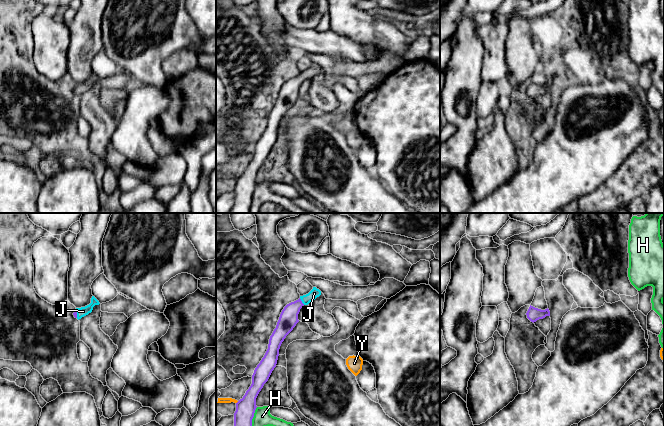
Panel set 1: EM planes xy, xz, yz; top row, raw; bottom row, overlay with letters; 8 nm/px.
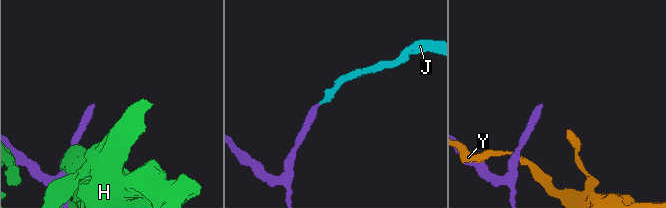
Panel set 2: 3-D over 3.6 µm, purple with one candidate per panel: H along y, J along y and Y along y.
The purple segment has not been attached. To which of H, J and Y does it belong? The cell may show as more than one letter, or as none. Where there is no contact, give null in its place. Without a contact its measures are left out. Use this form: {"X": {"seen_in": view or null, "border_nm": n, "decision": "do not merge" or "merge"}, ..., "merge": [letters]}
{"H": {"seen_in": "xz", "border_nm": 160, "decision": "do not merge"}, "J": {"seen_in": "xz", "border_nm": 70, "decision": "merge"}, "Y": {"seen_in": "xz", "border_nm": 30, "decision": "do not merge"}, "merge": ["J"]}

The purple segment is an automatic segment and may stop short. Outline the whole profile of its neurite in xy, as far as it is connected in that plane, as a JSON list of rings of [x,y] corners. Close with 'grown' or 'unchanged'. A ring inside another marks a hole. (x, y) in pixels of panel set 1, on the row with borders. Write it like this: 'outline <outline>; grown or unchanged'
outline [[[92,296],[91,303],[89,305],[85,306],[85,307],[76,308],[73,315],[74,315],[75,318],[77,318],[79,320],[82,317],[91,313],[92,310],[93,310],[93,307],[95,305],[99,305],[99,304],[100,304],[99,301],[94,296]]]; grown

